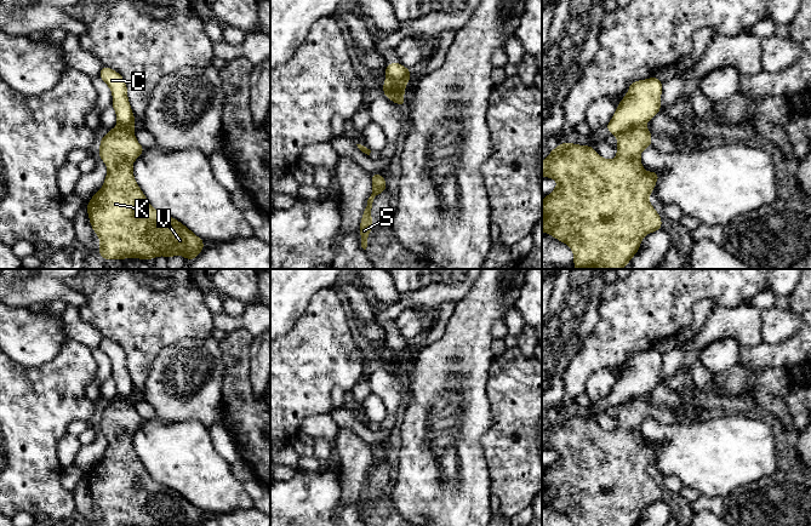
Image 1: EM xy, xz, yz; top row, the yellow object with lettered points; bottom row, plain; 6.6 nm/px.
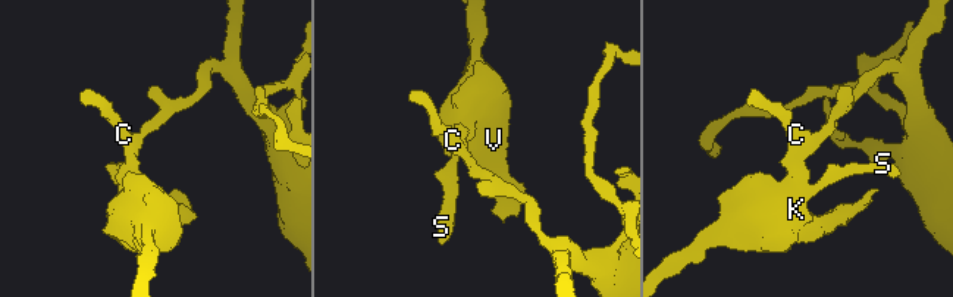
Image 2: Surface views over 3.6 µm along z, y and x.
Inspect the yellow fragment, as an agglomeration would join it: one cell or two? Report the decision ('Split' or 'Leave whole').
Split

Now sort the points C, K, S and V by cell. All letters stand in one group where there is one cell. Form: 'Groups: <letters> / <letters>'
Groups: C / K S V

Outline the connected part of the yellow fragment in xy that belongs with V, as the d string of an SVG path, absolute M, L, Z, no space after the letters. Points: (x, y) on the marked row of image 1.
M114 127L101 138L98 149L99 158L104 161L108 168L103 187L87 202L87 213L93 231L99 236L98 255L103 259L124 259L139 258L154 259L158 256L167 258L173 256L183 256L187 261L193 261L205 247L204 240L196 236L192 230L183 225L177 219L154 210L143 191L135 181L132 165L133 161L142 155L144 148L138 143L133 135L133 128Z

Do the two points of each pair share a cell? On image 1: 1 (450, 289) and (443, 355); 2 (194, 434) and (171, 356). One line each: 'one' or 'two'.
1: two
2: two

